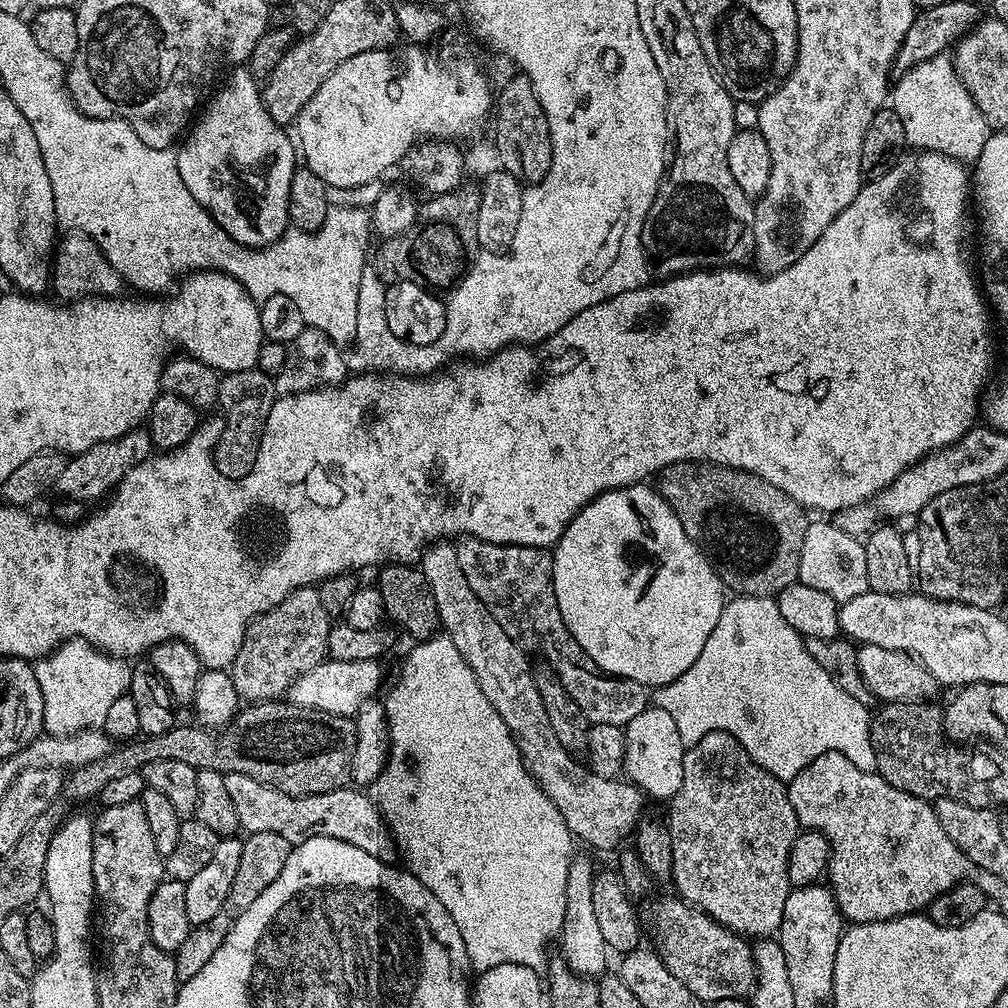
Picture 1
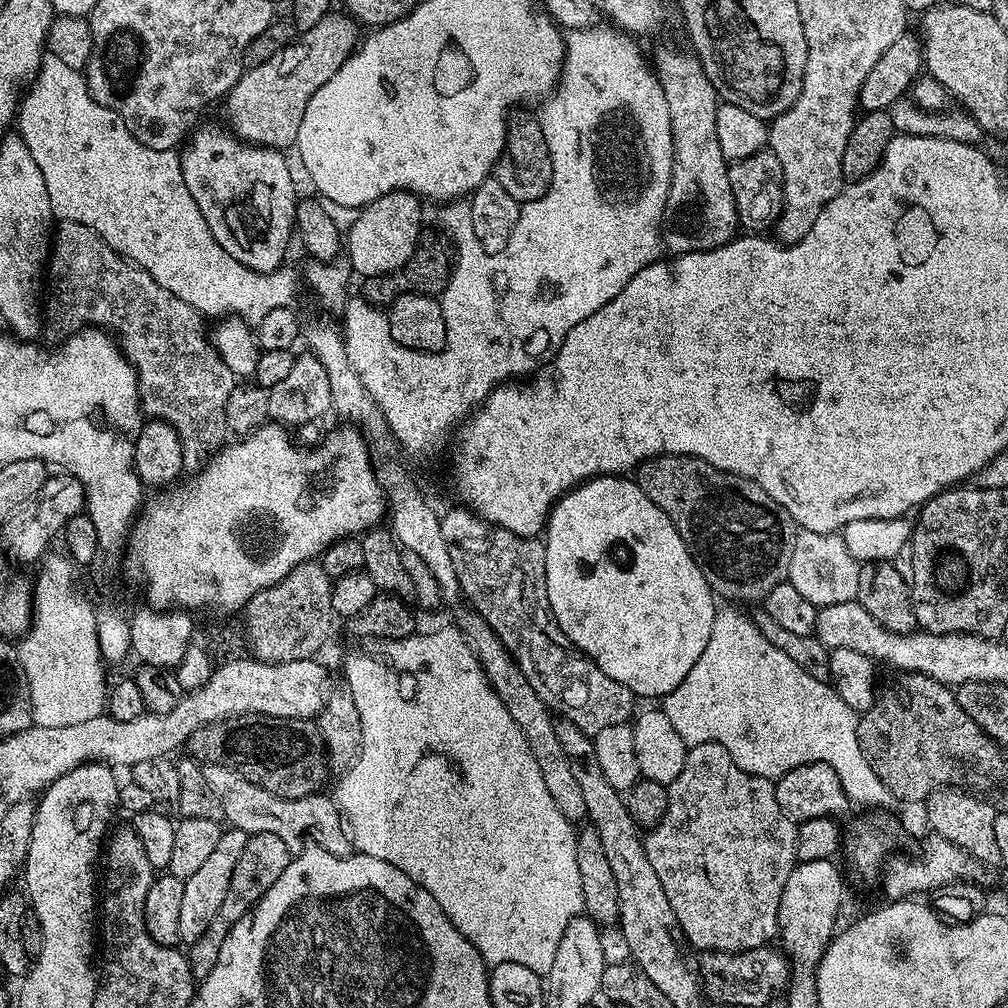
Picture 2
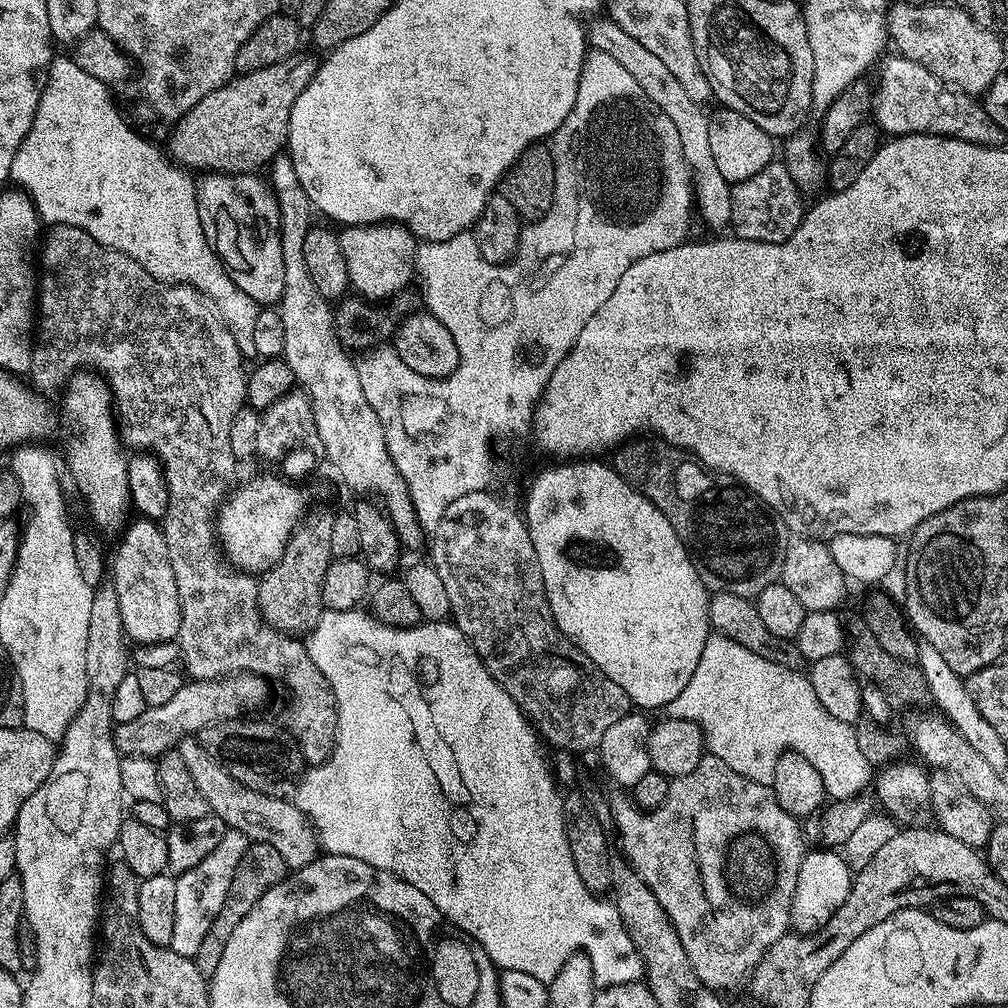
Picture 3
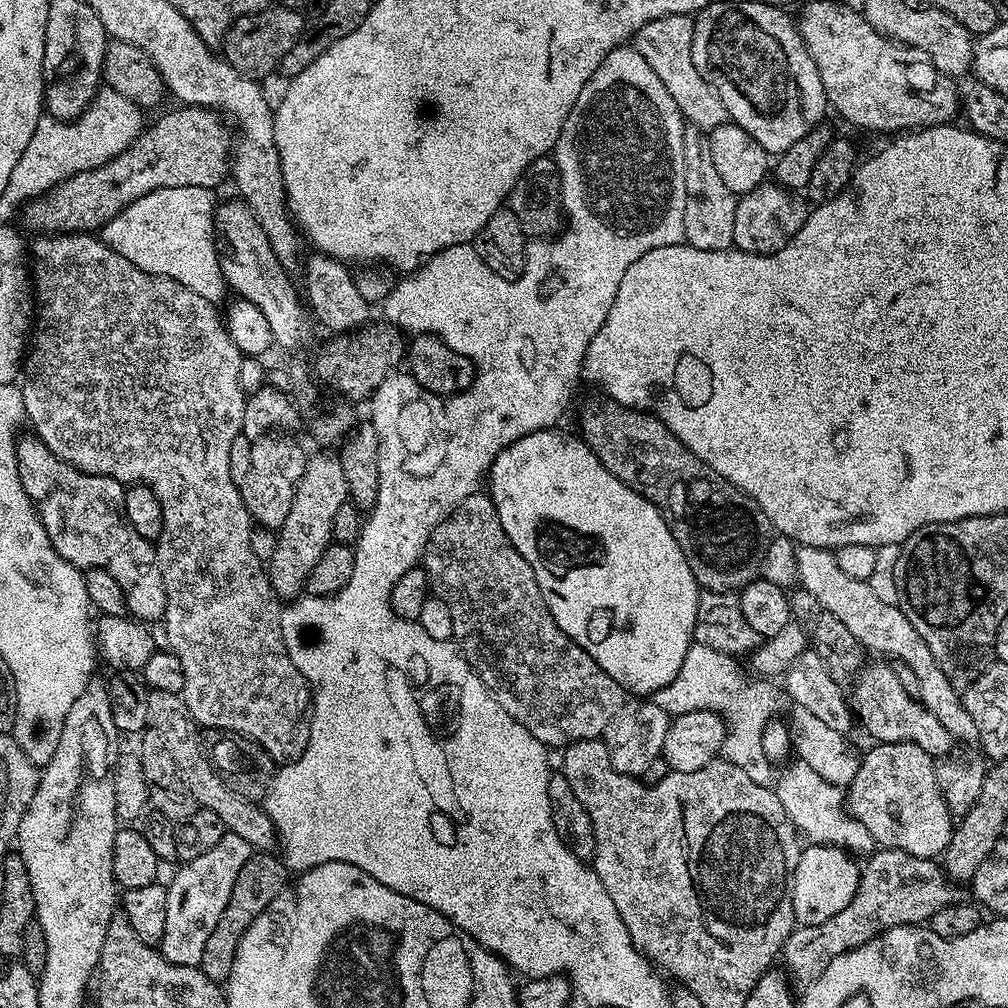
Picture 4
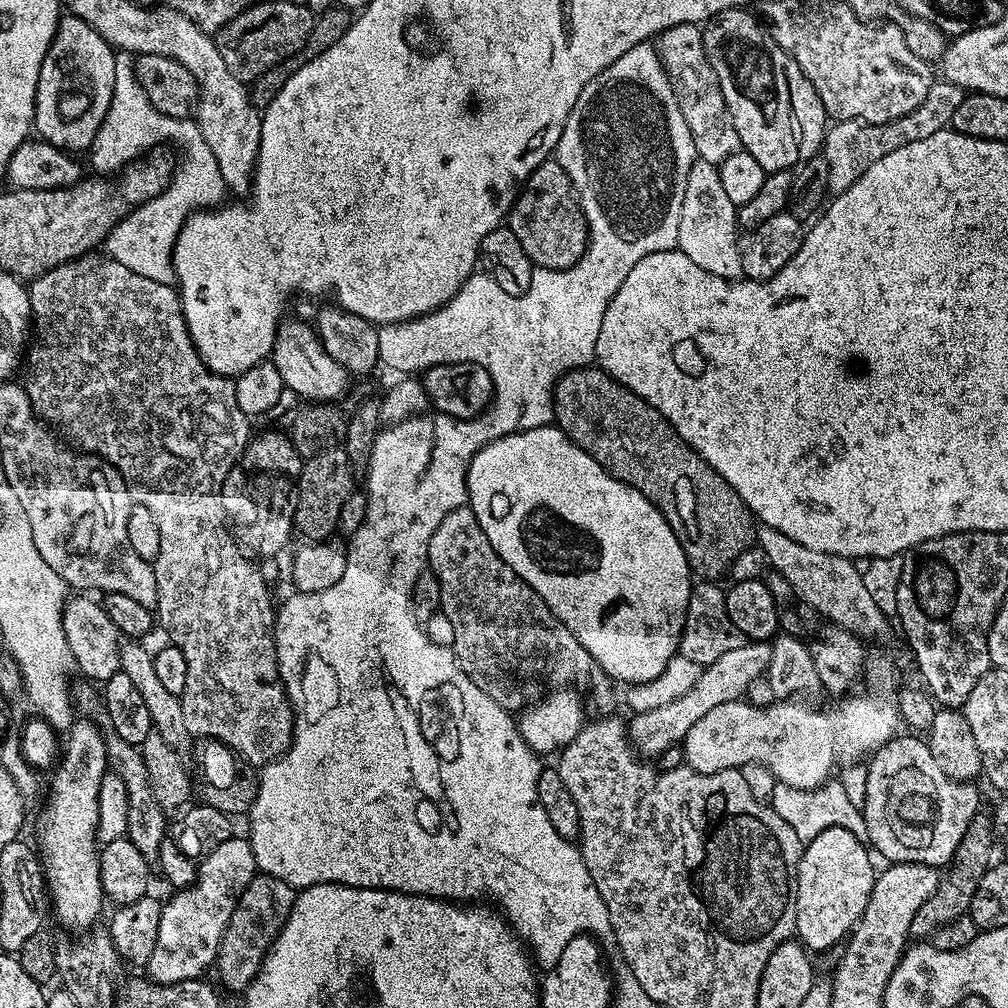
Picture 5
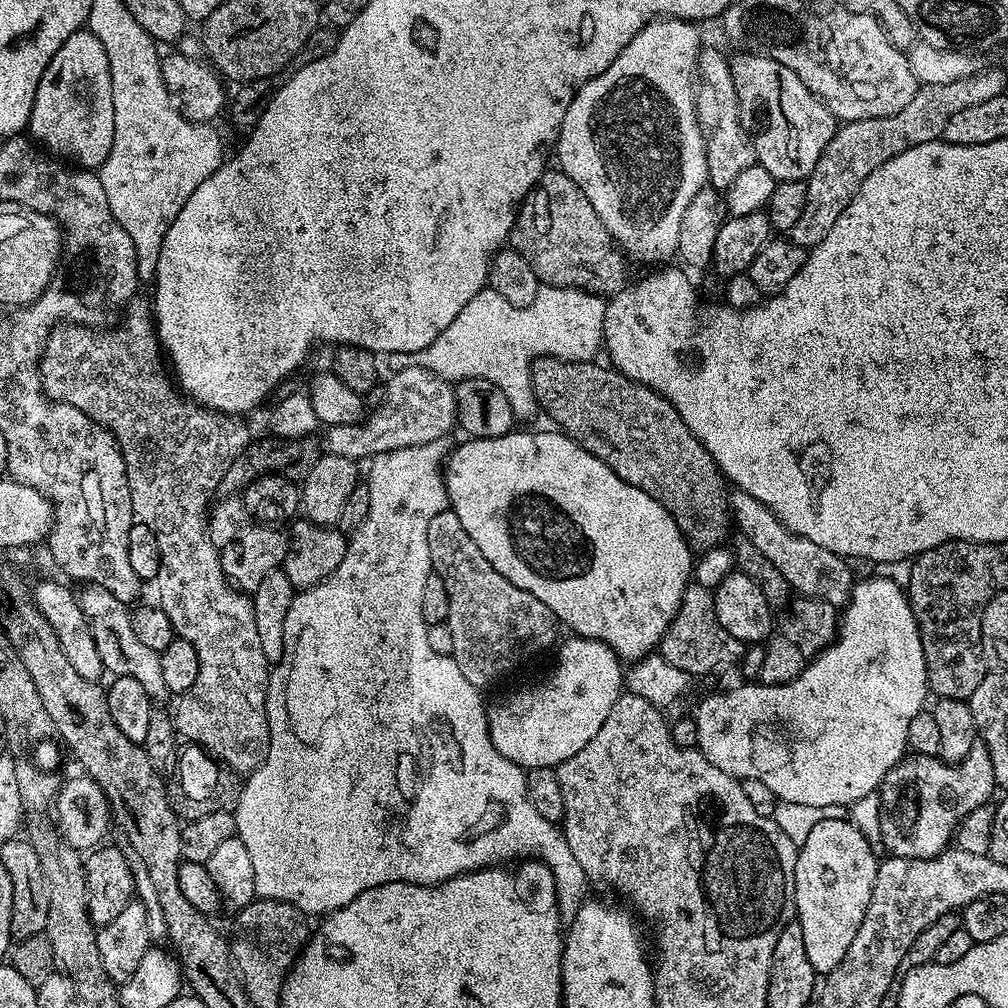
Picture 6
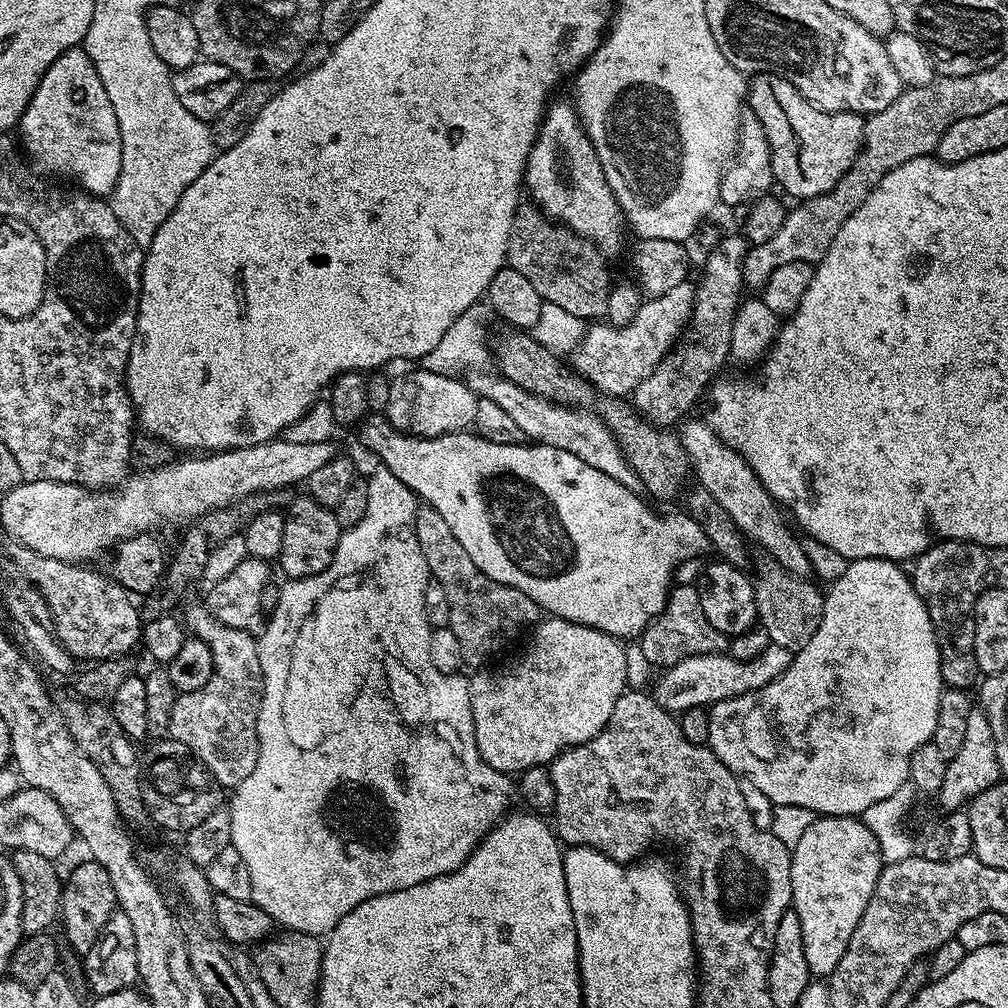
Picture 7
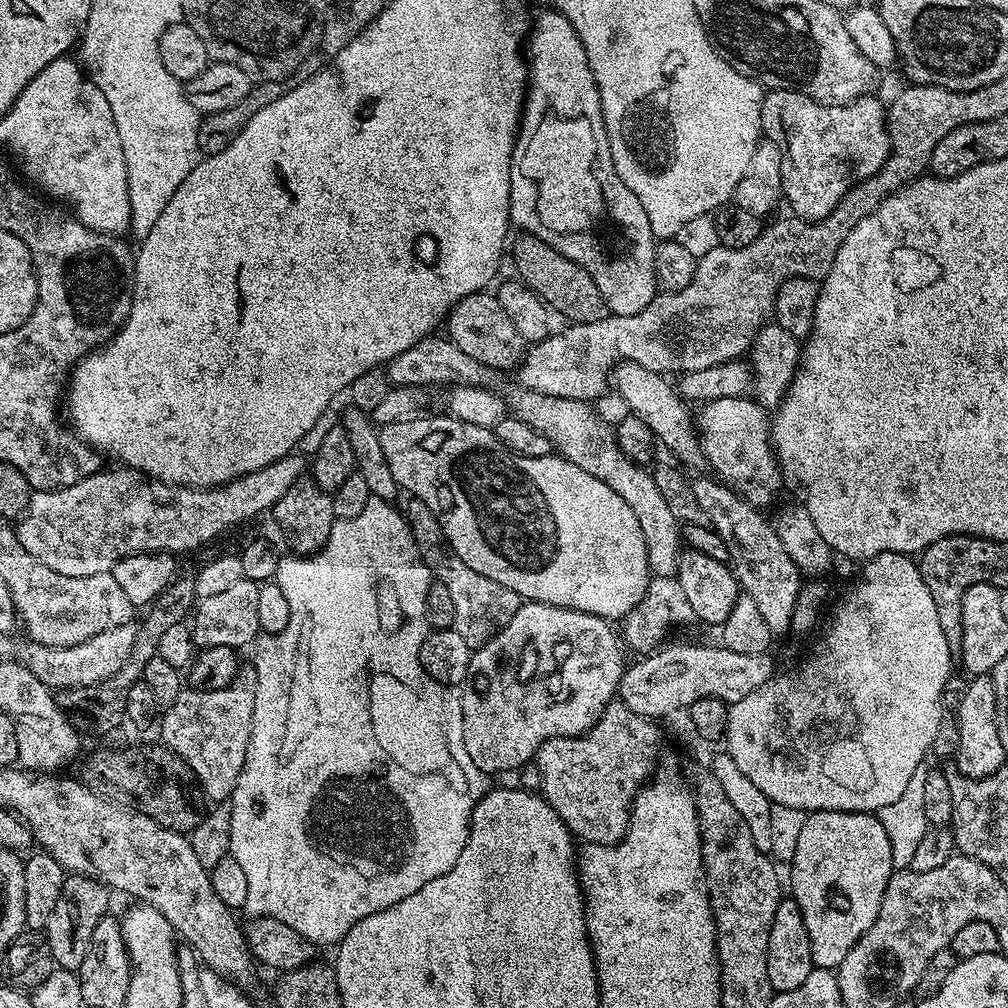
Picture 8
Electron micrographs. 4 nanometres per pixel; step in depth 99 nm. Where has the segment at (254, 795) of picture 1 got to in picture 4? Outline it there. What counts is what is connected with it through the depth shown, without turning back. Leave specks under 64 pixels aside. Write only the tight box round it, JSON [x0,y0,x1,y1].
[148,691,277,850]

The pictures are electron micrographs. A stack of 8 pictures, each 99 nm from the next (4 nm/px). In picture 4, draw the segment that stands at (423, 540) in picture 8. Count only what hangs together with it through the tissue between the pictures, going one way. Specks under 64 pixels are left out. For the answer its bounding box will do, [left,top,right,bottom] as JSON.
[422,491,626,750]

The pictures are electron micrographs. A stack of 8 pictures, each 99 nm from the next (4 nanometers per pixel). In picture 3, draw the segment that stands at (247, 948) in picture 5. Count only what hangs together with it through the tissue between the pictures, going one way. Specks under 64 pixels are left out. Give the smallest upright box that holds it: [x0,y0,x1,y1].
[195,843,289,978]

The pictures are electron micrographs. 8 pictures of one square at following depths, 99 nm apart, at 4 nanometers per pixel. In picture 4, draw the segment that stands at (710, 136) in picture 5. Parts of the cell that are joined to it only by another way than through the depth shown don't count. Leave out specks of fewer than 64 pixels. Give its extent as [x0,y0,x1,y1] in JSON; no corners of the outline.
[634,15,728,130]

